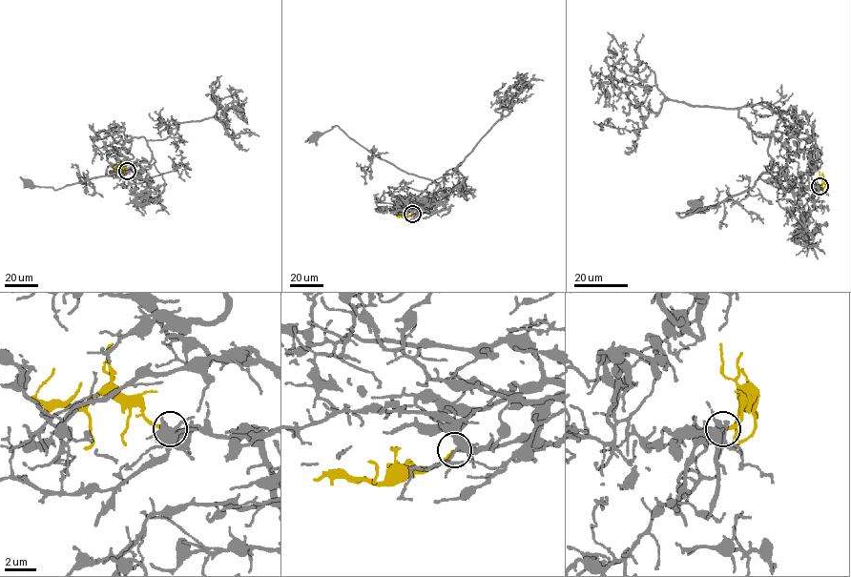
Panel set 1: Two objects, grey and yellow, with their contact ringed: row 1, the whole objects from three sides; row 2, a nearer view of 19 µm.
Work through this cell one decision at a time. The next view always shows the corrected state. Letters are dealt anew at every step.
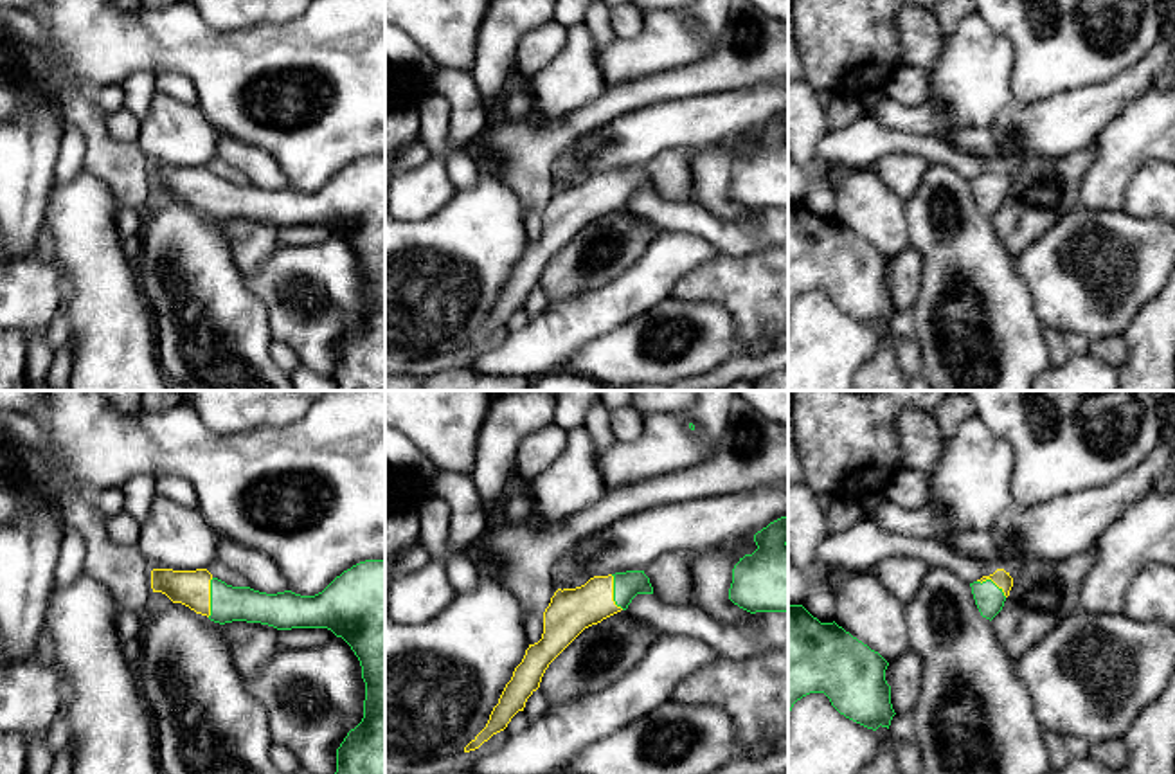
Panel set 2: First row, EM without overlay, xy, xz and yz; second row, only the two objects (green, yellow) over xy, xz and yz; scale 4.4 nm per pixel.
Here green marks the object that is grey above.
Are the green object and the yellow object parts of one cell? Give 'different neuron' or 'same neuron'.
same neuron

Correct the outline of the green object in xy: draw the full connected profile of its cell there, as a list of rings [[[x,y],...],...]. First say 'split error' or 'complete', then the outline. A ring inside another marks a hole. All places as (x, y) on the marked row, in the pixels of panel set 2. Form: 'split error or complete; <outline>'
split error; [[[385,560],[353,565],[315,596],[232,587],[207,569],[153,569],[151,589],[220,625],[327,628],[342,637],[360,661],[365,700],[362,722],[336,749],[335,774],[385,774]]]

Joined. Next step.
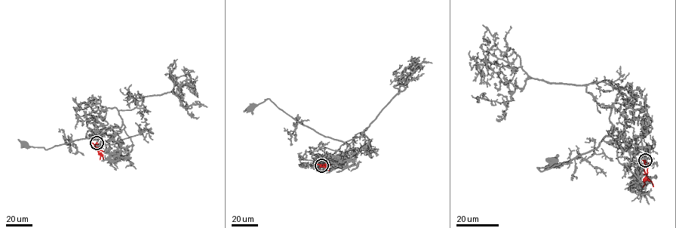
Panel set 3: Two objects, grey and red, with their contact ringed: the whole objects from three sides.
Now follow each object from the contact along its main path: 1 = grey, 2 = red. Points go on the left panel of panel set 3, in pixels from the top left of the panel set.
1: (96, 143), (104, 134), (119, 134), (125, 126), (123, 124), (45, 149), (23, 143)
2: (96, 143), (94, 146), (101, 154), (99, 159)

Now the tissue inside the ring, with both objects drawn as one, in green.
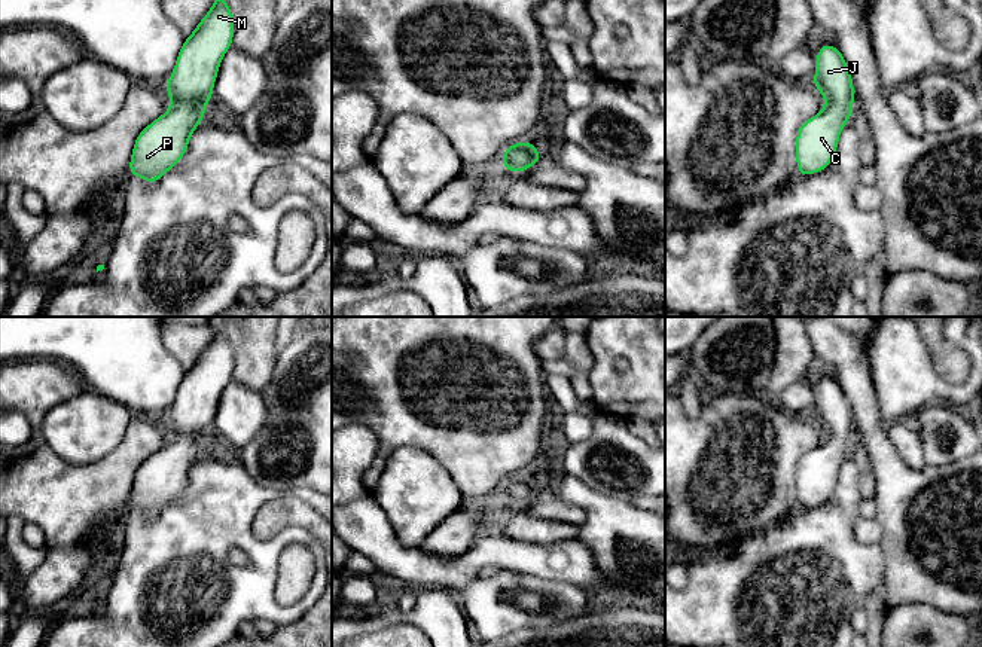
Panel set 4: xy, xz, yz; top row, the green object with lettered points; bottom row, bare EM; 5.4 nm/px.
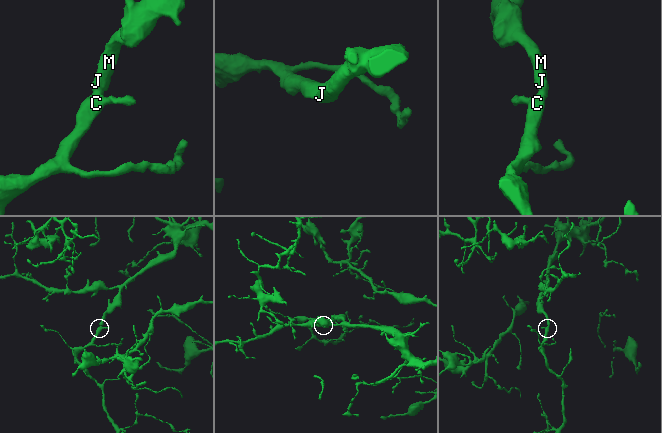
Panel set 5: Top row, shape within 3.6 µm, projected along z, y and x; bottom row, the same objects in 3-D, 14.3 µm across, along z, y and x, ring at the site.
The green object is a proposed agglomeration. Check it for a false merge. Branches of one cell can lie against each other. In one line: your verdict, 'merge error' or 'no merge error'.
no merge error

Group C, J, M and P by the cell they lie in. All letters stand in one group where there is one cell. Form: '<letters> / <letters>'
C J M P

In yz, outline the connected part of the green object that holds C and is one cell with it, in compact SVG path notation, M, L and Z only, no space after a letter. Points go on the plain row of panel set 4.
M823 376L817 385L812 418L826 433L821 445L796 464L799 509L824 504L838 483L838 473L854 440L853 409L839 381Z

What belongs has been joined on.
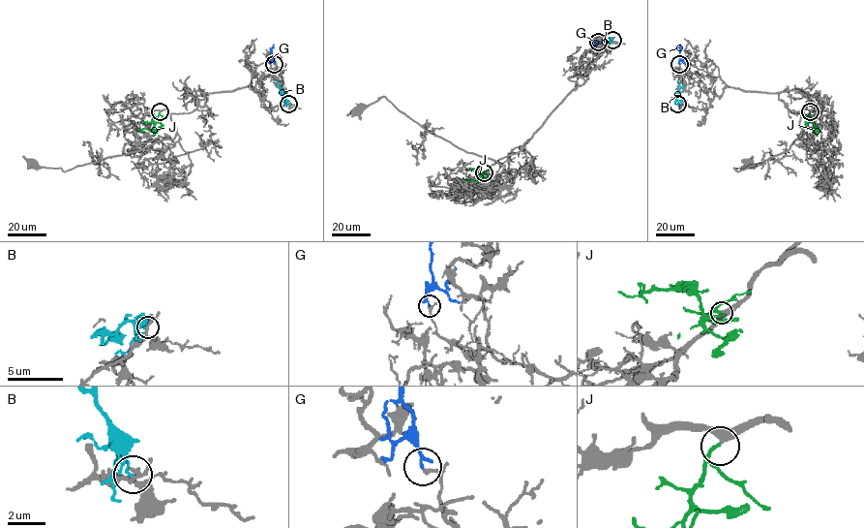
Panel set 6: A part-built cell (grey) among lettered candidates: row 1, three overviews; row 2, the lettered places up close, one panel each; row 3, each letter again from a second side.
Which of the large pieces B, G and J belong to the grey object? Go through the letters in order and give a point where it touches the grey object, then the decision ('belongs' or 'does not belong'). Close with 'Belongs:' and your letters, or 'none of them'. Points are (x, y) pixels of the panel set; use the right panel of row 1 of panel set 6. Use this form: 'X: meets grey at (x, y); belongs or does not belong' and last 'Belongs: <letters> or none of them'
B: meets grey at (677, 104); does not belong
G: meets grey at (679, 64); does not belong
J: meets grey at (810, 111); belongs
Belongs: J

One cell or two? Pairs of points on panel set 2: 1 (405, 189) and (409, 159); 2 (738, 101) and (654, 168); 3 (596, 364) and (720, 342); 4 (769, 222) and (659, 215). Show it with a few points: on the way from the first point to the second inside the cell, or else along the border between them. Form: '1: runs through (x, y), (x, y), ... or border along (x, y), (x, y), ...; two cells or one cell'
1: border along (430, 153), (420, 164), (403, 171); two cells
2: border along (691, 148), (664, 150), (643, 166); two cells
3: runs through (627, 364), (664, 368), (690, 355); one cell
4: runs through (742, 231), (715, 231), (686, 216); one cell

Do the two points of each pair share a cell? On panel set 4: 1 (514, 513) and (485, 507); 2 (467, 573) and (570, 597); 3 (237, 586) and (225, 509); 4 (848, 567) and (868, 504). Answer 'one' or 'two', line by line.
1: two
2: two
3: one
4: two

